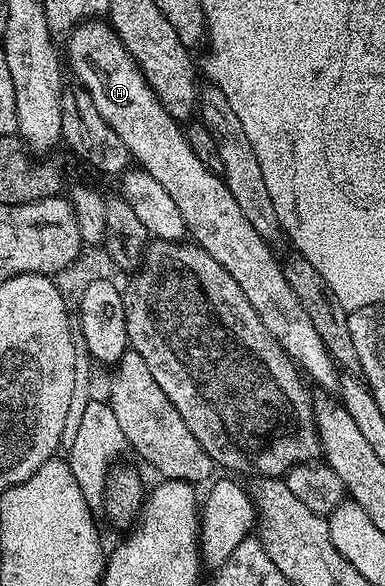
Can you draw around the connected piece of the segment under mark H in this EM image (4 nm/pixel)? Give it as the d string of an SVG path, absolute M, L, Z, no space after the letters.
M89 19L77 25L71 33L67 34L66 41L68 41L66 61L67 64L68 61L72 64L72 73L77 77L75 80L87 89L89 95L93 97L94 106L97 107L98 114L100 114L102 119L114 129L115 134L118 135L118 138L120 138L122 143L125 144L125 147L128 148L131 160L135 162L139 168L146 170L150 175L154 175L154 179L158 179L158 183L162 183L162 187L166 187L166 195L170 195L170 199L174 199L174 204L177 205L179 213L182 214L187 236L191 238L195 244L201 245L211 257L218 259L218 263L222 263L222 267L226 267L226 271L230 271L230 276L234 279L234 283L238 283L238 287L242 287L242 295L246 295L246 299L250 299L250 307L254 307L254 311L258 311L258 319L262 319L262 327L266 327L266 331L270 331L272 338L282 347L282 351L286 351L286 355L296 365L297 369L300 370L301 374L303 374L313 386L315 386L314 384L321 385L321 387L324 388L321 390L335 390L337 386L339 386L341 378L336 360L332 358L330 351L326 347L326 343L322 341L322 337L318 335L318 331L314 329L314 325L310 321L309 316L306 315L305 308L299 303L298 296L294 293L293 288L290 287L290 283L286 281L286 275L284 274L284 267L281 260L277 260L275 255L272 254L271 249L273 248L269 245L269 242L264 241L262 237L258 235L258 231L254 231L254 227L250 227L250 223L246 220L246 215L242 215L242 210L238 208L238 203L234 200L234 195L230 195L230 191L226 187L223 176L217 175L212 169L208 169L206 163L202 163L202 159L198 159L198 155L194 155L194 151L188 142L187 132L181 127L177 118L171 117L166 111L166 107L162 107L162 103L156 97L156 92L152 90L150 83L145 79L144 72L136 66L136 60L128 54L123 43L118 39L118 35L112 30L111 24L105 23L100 19Z

